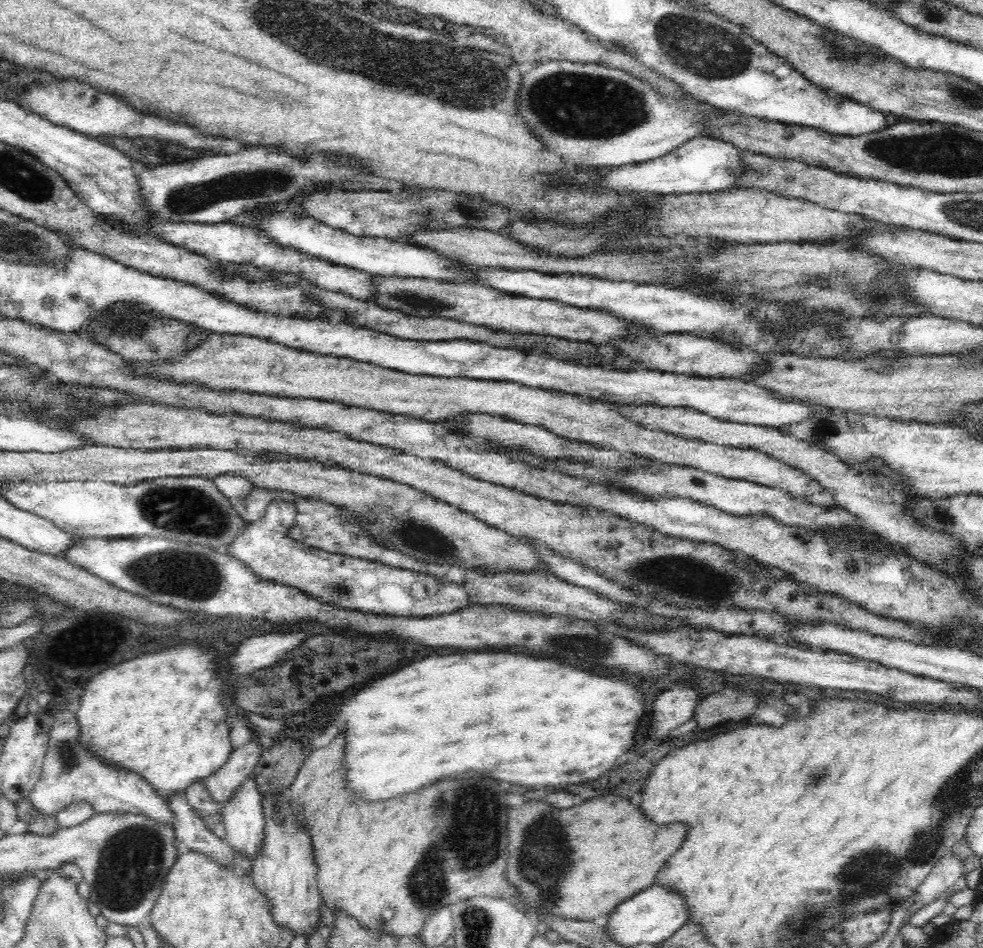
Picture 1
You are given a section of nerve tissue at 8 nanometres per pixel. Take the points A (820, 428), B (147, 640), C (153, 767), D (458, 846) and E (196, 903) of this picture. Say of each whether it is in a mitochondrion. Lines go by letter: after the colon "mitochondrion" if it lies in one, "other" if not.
A: mitochondrion
B: other
C: other
D: mitochondrion
E: other

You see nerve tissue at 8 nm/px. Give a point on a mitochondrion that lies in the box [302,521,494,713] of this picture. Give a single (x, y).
(336, 589)

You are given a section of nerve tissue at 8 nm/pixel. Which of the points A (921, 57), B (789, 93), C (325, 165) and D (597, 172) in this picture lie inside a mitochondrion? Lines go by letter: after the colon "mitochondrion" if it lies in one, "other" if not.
A: other
B: other
C: other
D: other

